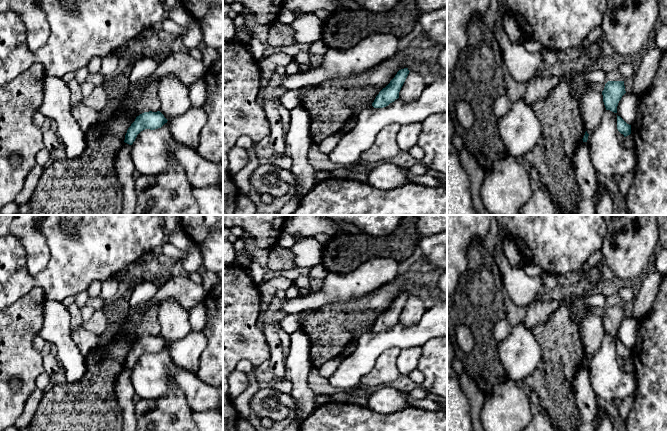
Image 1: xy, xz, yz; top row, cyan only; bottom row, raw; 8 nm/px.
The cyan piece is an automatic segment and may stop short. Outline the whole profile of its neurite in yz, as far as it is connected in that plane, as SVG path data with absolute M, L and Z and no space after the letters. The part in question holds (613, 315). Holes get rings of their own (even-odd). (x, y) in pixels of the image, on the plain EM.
M608 305L602 315L606 334L617 337L618 327L625 317L624 305Z

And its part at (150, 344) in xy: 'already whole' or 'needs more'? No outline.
already whole

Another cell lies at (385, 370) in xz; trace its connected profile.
M387 349L379 355L371 371L361 378L361 387L378 386L395 381L400 373L397 368L397 357L400 349Z

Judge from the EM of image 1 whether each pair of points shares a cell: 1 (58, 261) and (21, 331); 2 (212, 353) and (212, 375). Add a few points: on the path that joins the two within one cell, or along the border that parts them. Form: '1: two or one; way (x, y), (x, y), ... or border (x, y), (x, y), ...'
1: two; border (21, 298), (31, 289), (39, 287), (46, 299)
2: one; way (212, 358), (212, 370)

